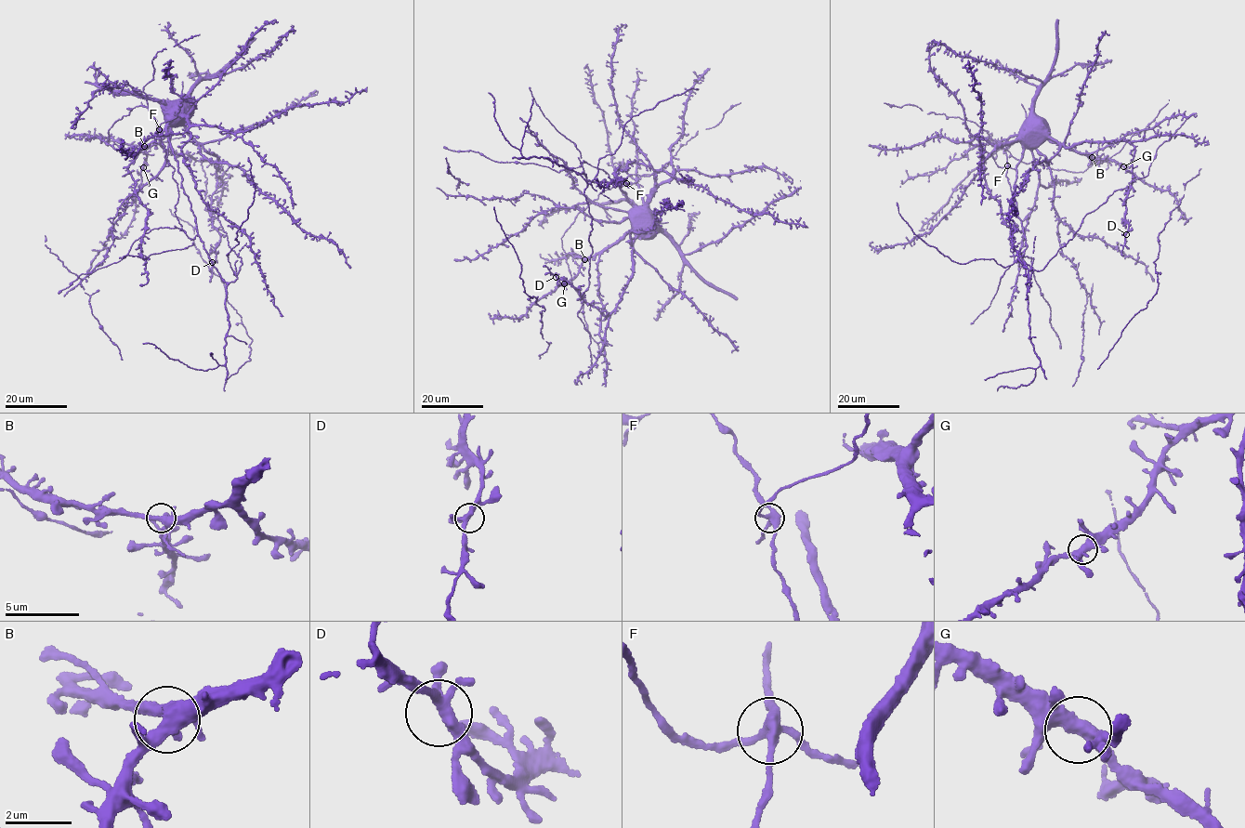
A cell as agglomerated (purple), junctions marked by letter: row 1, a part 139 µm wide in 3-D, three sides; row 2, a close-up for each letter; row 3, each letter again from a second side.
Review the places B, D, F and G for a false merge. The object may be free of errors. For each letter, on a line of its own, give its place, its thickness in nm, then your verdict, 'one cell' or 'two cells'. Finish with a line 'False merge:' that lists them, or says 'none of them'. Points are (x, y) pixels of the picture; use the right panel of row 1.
B: at (1092, 157); 400 nm thick; one cell
D: at (1126, 234); 300 nm thick; one cell
F: at (1007, 165); 320 nm thick; two cells
G: at (1123, 166); 360 nm thick; one cell
False merge: F

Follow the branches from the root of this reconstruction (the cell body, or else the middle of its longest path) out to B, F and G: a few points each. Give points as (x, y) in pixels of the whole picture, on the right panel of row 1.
B: (1025, 137), (1029, 139), (1046, 138), (1092, 157)
F: (1025, 137), (998, 144), (980, 138), (969, 140), (991, 154), (1000, 166), (1007, 166)
G: (1025, 137), (1029, 139), (1046, 138), (1089, 157), (1114, 160), (1122, 166)

